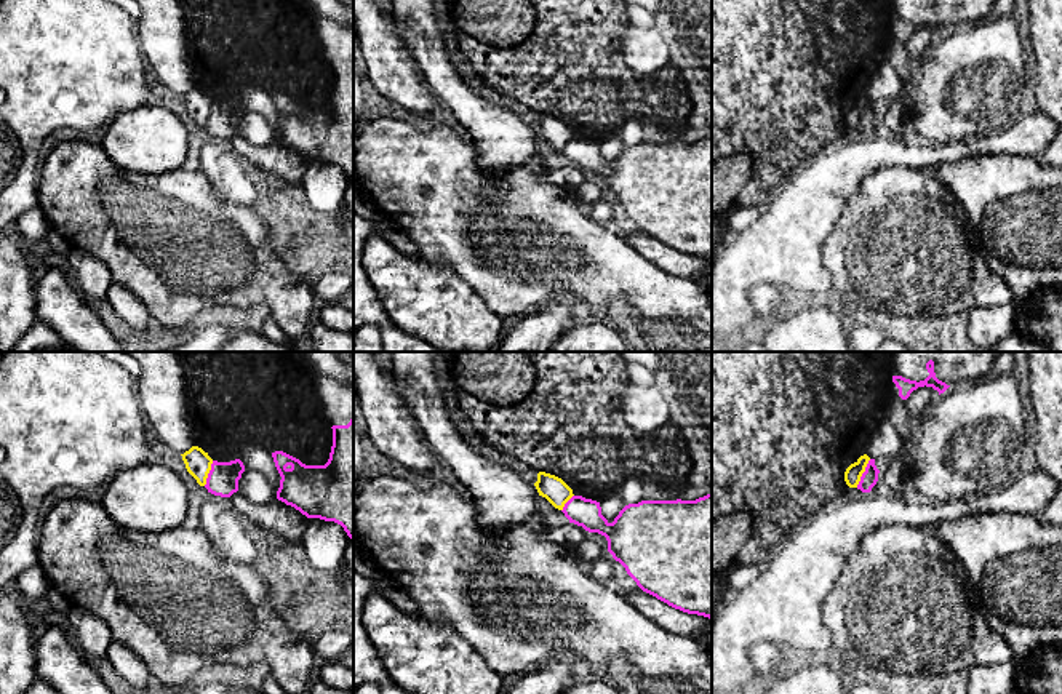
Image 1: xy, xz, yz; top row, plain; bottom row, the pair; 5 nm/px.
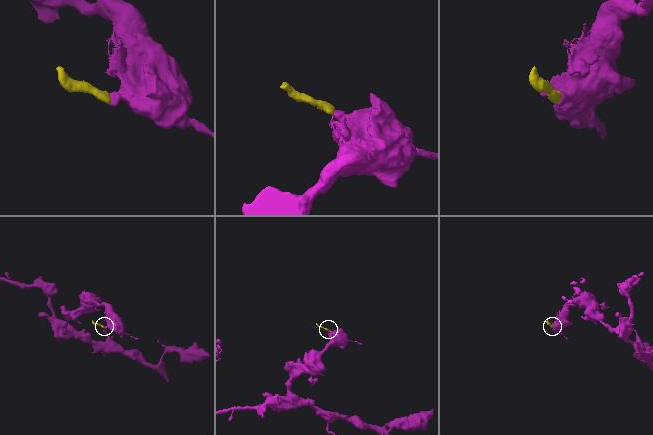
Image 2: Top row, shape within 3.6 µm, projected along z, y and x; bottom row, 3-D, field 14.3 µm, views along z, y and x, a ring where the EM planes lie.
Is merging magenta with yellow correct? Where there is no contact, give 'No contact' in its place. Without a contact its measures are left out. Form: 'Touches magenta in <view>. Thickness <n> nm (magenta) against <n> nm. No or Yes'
Touches magenta in yz. Thickness 90 nm (magenta) against 90 nm. No

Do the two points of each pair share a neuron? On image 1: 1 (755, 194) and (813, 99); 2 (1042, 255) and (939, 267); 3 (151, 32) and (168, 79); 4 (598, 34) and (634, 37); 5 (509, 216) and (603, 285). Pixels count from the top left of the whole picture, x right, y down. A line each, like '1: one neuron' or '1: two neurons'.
1: one neuron
2: two neurons
3: one neuron
4: two neurons
5: one neuron

